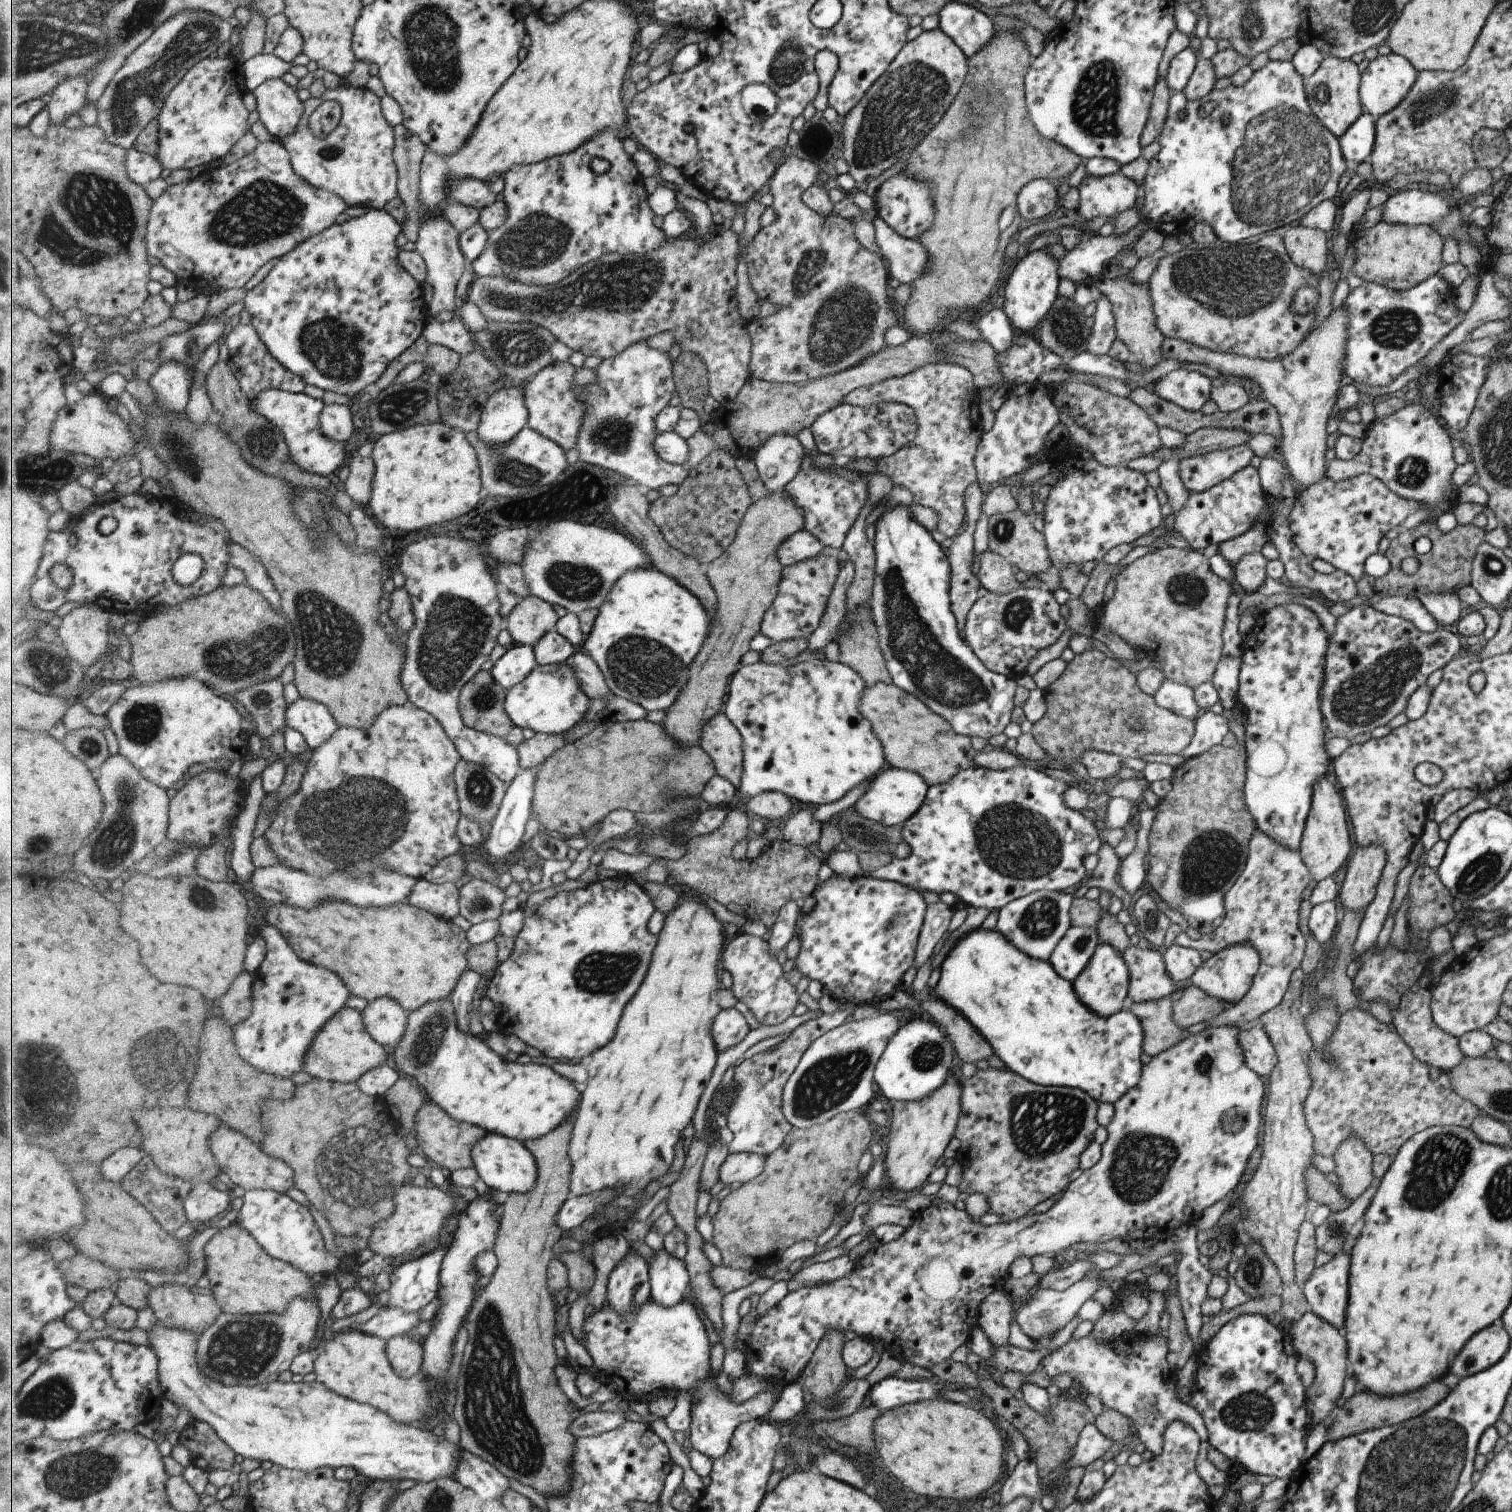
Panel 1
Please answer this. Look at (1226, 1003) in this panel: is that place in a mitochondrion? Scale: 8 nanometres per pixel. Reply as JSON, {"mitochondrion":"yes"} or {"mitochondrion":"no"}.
{"mitochondrion":"no"}

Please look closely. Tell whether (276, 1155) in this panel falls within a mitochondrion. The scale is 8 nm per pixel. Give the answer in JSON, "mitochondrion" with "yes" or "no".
{"mitochondrion":"no"}

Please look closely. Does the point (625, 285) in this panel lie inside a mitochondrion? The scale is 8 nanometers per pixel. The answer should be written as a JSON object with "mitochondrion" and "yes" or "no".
{"mitochondrion":"yes"}

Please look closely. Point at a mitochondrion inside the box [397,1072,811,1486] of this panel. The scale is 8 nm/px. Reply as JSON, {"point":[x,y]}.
{"point":[495,1415]}

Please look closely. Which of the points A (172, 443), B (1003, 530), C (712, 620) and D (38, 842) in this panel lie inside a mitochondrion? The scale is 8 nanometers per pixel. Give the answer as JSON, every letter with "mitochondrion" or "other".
{"A":"mitochondrion","B":"mitochondrion","C":"other","D":"mitochondrion"}

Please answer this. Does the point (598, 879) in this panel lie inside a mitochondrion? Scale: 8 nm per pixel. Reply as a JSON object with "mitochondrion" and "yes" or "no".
{"mitochondrion":"no"}

